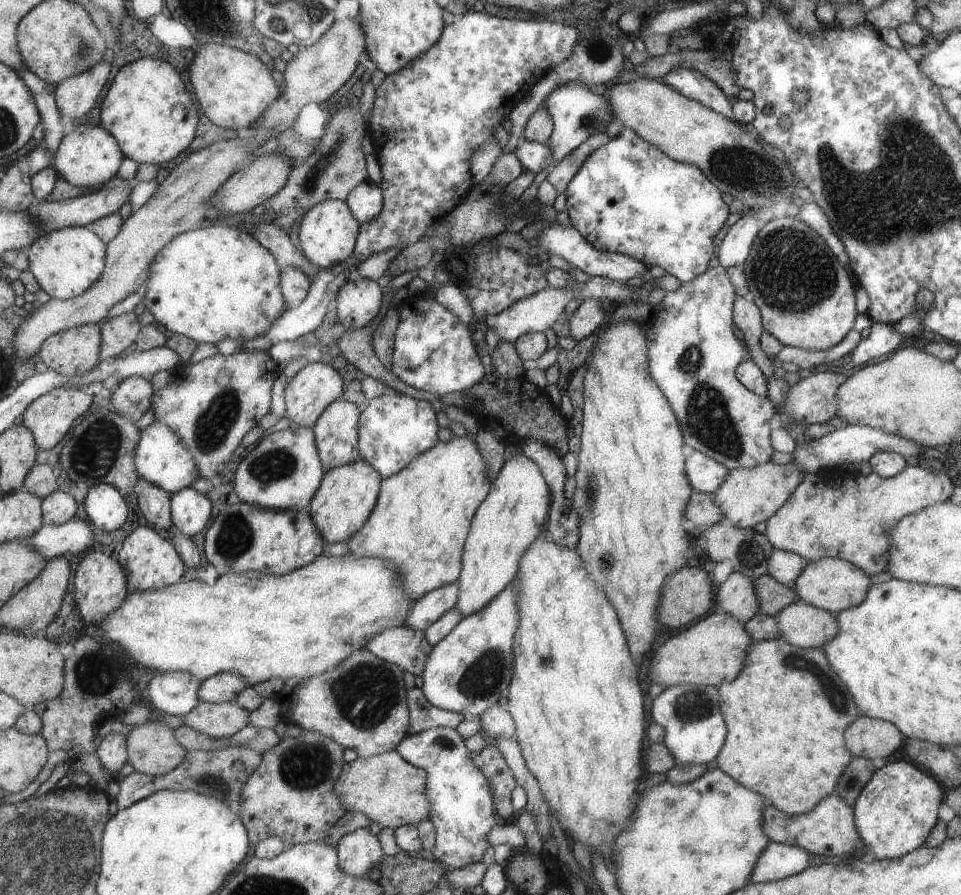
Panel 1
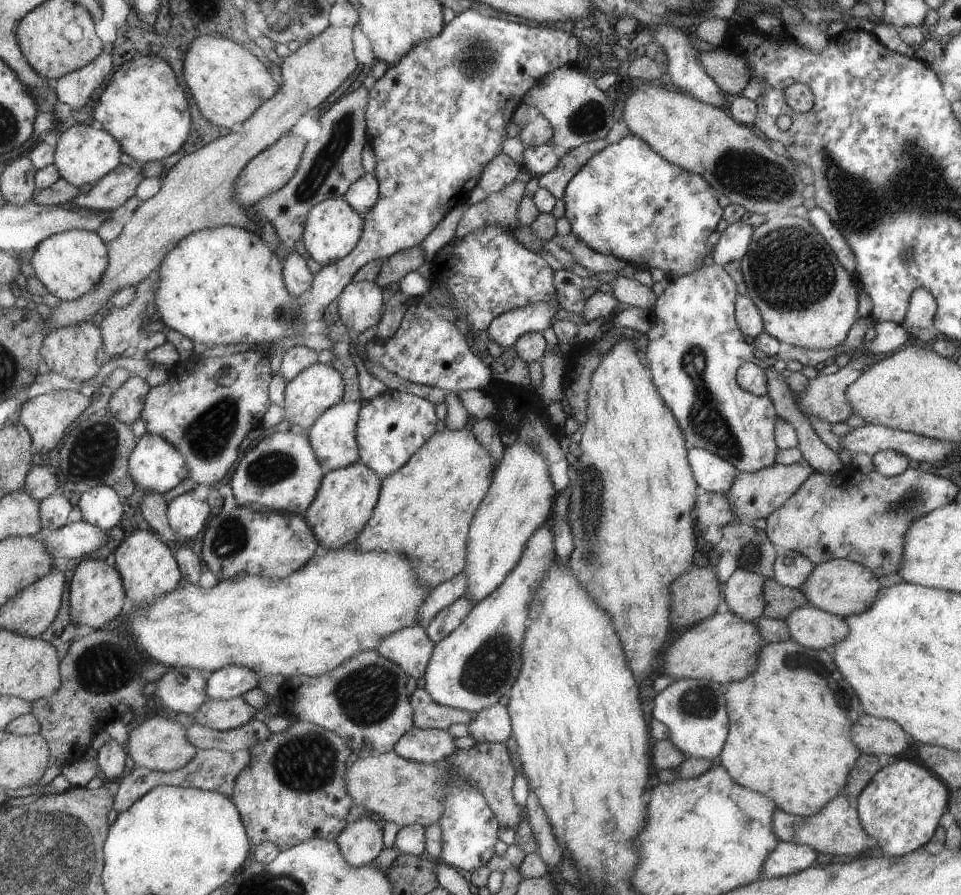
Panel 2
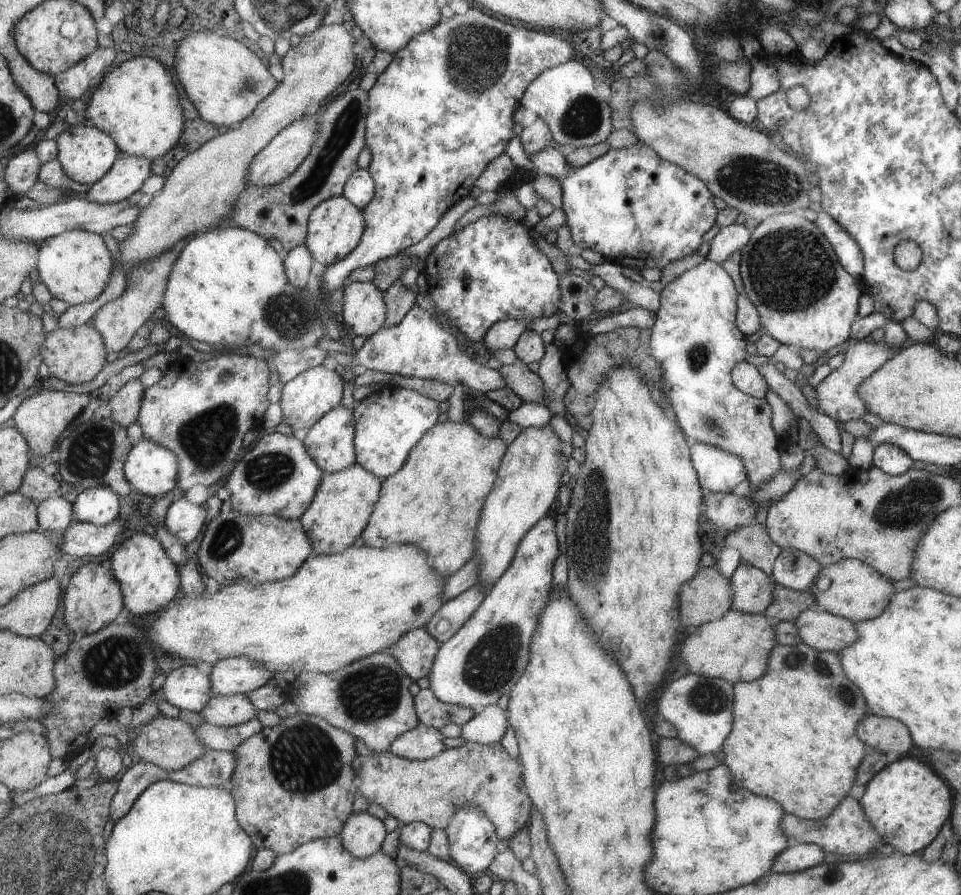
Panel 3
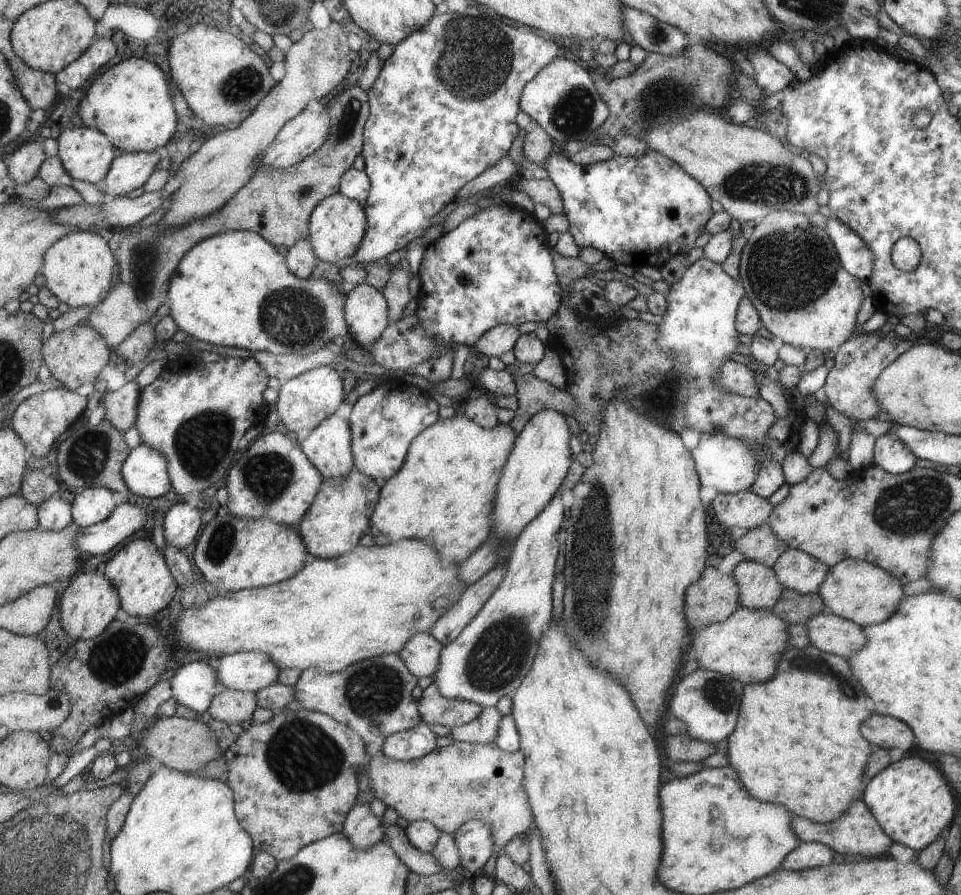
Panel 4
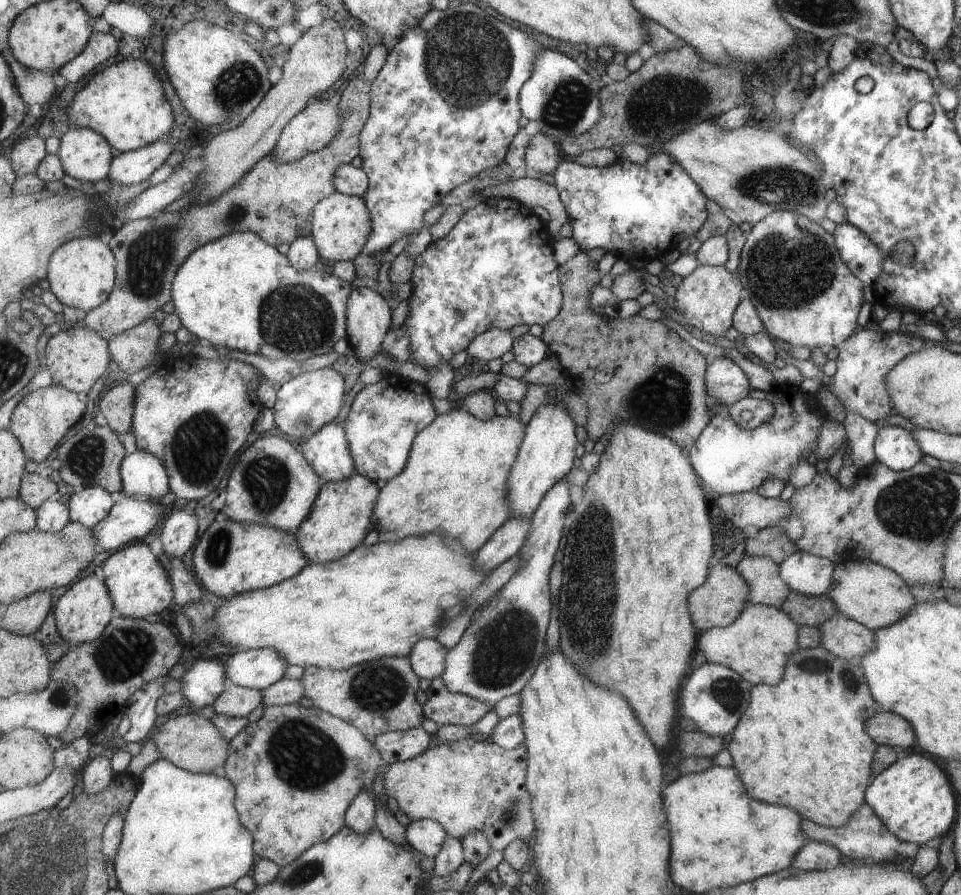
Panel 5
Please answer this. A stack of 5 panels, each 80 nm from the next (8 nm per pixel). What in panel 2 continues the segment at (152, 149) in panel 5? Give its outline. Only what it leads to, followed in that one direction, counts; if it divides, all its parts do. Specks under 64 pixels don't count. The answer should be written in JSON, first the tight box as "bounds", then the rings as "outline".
{"bounds":[72,162,145,211],"outline":[[[139,162],[131,166],[121,163],[119,167],[104,176],[99,183],[94,184],[90,191],[74,199],[72,205],[88,211],[116,211],[119,207],[123,207],[131,196],[137,194],[145,178],[141,170],[142,165]]]}

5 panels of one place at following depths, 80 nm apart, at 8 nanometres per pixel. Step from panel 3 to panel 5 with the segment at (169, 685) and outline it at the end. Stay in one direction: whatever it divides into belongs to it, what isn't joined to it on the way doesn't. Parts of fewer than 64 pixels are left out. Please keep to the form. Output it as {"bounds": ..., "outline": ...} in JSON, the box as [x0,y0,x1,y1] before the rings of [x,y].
{"bounds":[181,660,230,712],"outline":[[[201,660],[193,664],[181,680],[181,691],[198,706],[198,712],[204,706],[213,705],[230,686],[226,666],[215,661]]]}

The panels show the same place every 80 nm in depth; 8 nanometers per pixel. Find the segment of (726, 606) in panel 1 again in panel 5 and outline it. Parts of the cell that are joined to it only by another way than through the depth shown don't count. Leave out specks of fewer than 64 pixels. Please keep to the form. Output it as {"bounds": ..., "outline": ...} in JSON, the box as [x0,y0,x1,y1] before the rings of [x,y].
{"bounds":[735,555,791,608],"outline":[[[745,555],[735,566],[749,584],[749,600],[746,604],[764,604],[780,608],[791,592],[781,579],[780,568],[766,556]]]}

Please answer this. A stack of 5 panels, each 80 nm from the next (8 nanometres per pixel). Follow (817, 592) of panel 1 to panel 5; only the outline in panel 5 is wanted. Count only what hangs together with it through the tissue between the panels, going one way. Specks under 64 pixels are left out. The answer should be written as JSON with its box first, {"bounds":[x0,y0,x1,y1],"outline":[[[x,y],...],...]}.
{"bounds":[827,559,916,631],"outline":[[[845,559],[835,564],[827,596],[838,614],[873,631],[897,623],[916,606],[909,586],[896,572],[863,559]]]}

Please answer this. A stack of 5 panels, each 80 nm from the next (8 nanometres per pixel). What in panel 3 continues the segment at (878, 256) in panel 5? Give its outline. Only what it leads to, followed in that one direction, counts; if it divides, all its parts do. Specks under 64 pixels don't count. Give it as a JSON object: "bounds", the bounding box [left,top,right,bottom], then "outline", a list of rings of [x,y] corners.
{"bounds":[814,211,864,278],"outline":[[[825,211],[817,213],[814,223],[833,242],[833,248],[836,249],[845,272],[848,272],[851,276],[861,278],[864,260],[860,246],[857,246],[857,243],[840,227],[840,224],[835,222]]]}

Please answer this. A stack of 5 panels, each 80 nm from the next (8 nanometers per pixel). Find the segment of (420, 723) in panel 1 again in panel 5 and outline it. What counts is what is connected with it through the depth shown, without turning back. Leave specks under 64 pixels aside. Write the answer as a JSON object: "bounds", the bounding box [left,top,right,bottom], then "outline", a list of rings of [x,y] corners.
{"bounds":[424,677,493,726],"outline":[[[441,677],[432,678],[430,682],[429,689],[425,691],[428,699],[424,702],[424,713],[426,719],[432,720],[438,725],[469,726],[477,723],[483,715],[487,715],[493,709],[491,703],[486,703],[461,693],[448,691]]]}

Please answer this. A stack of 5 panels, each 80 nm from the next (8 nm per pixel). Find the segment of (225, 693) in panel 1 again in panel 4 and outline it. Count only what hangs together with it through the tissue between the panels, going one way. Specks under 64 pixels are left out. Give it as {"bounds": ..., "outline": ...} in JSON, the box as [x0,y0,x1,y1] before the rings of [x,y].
{"bounds":[217,651,281,692],"outline":[[[251,651],[224,655],[217,666],[218,679],[225,688],[251,692],[277,682],[281,670],[269,654]]]}

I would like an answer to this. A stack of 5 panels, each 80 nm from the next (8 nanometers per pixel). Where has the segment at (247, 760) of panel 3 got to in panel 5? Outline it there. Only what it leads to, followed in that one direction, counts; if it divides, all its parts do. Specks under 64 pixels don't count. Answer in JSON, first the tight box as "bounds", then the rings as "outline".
{"bounds":[225,703,406,868],"outline":[[[298,703],[290,705],[269,705],[264,707],[263,716],[256,722],[250,722],[245,730],[242,730],[233,740],[231,741],[231,750],[225,764],[226,776],[229,780],[236,784],[236,807],[240,812],[241,820],[244,825],[253,833],[254,836],[254,848],[259,859],[267,859],[276,862],[281,865],[282,868],[295,862],[304,854],[308,848],[311,848],[314,844],[325,842],[332,836],[335,836],[345,825],[345,812],[347,808],[351,806],[357,795],[360,794],[360,790],[365,790],[375,803],[375,827],[385,836],[390,838],[392,843],[402,845],[406,842],[406,827],[395,821],[394,814],[385,805],[385,797],[383,792],[378,788],[376,778],[381,768],[384,766],[381,751],[378,746],[369,740],[368,736],[365,736],[364,732],[361,732],[360,728],[352,725],[349,721],[343,720],[341,717],[333,716],[333,713],[321,710],[317,707],[305,708],[300,706]]]}

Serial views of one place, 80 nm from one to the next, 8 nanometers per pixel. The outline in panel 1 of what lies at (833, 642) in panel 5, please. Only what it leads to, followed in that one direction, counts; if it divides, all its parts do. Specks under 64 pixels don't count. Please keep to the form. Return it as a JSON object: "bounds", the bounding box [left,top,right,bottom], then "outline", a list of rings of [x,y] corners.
{"bounds":[775,600,838,648],"outline":[[[795,600],[783,607],[775,616],[780,638],[801,648],[820,647],[838,634],[834,614]]]}

